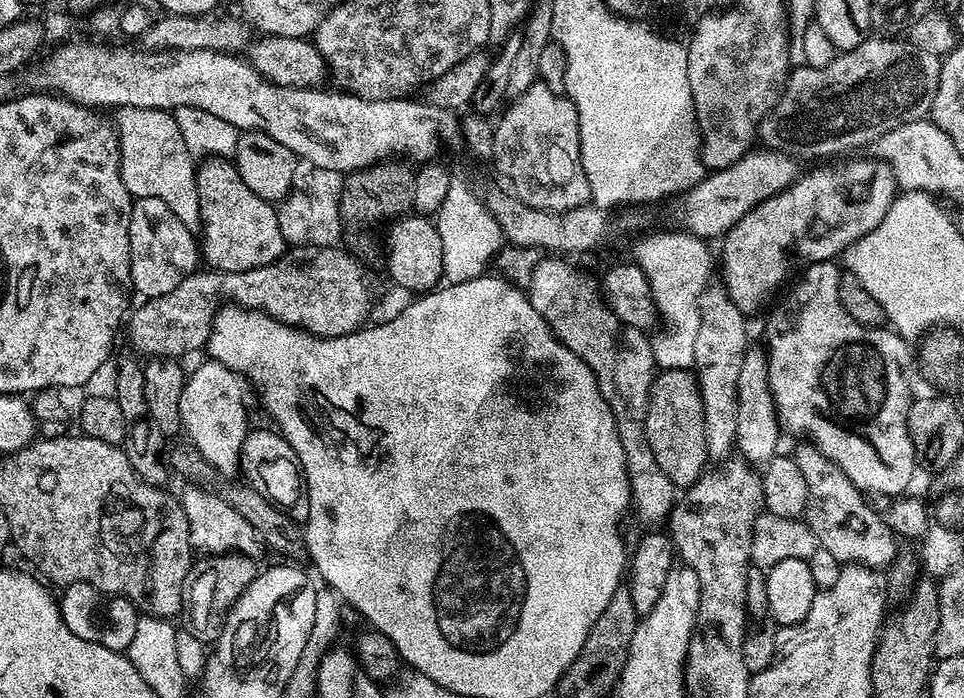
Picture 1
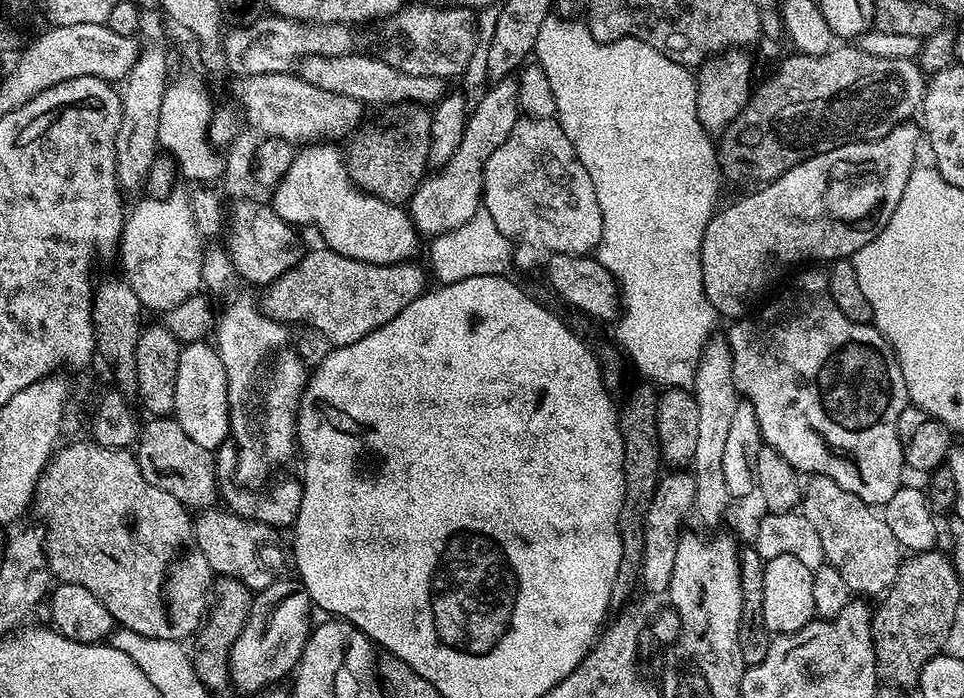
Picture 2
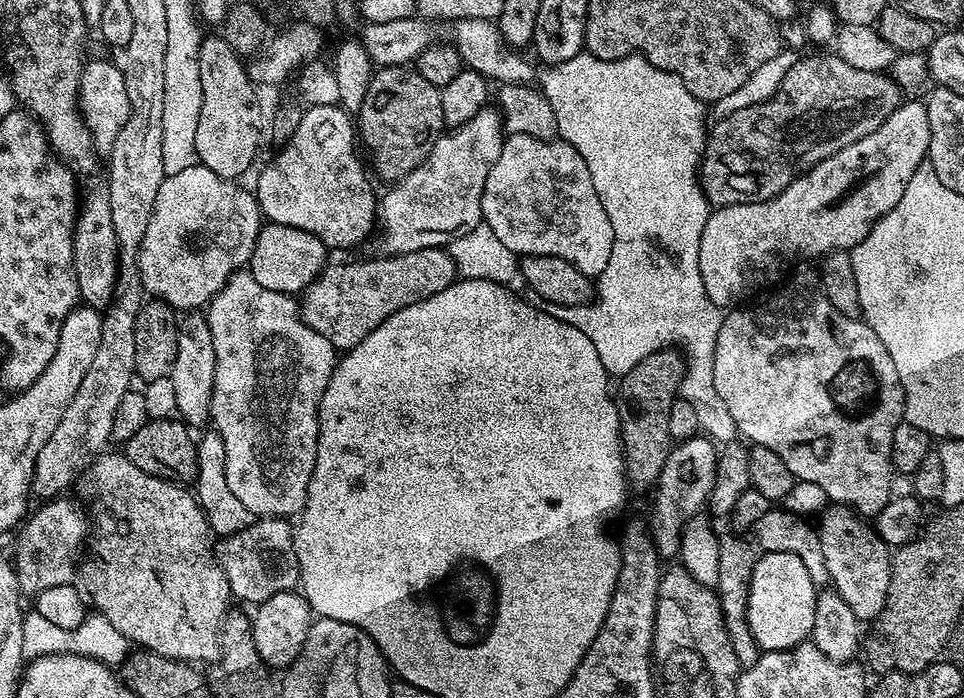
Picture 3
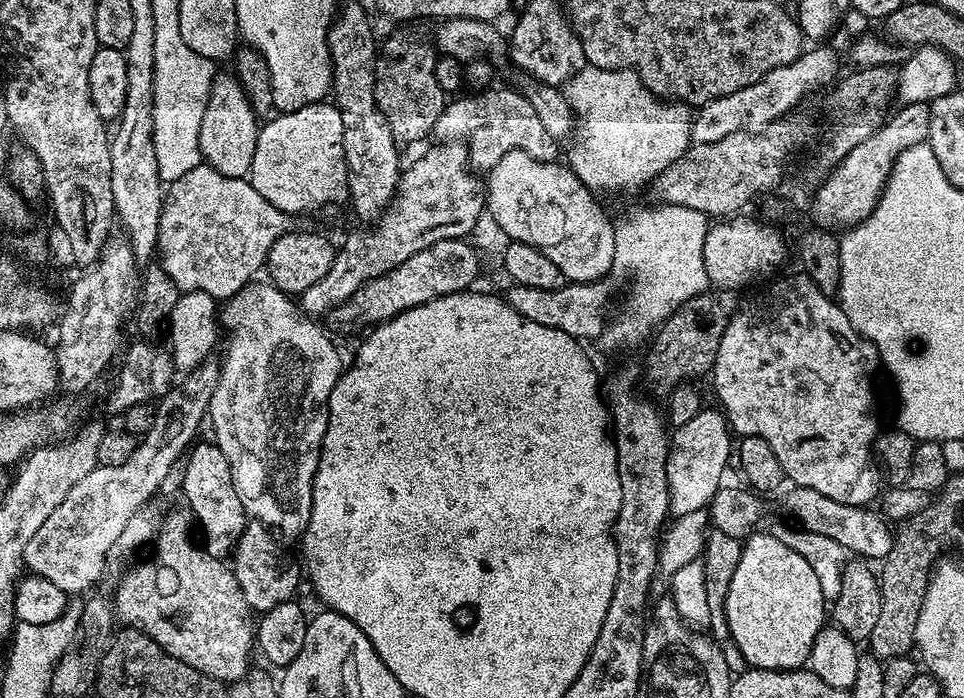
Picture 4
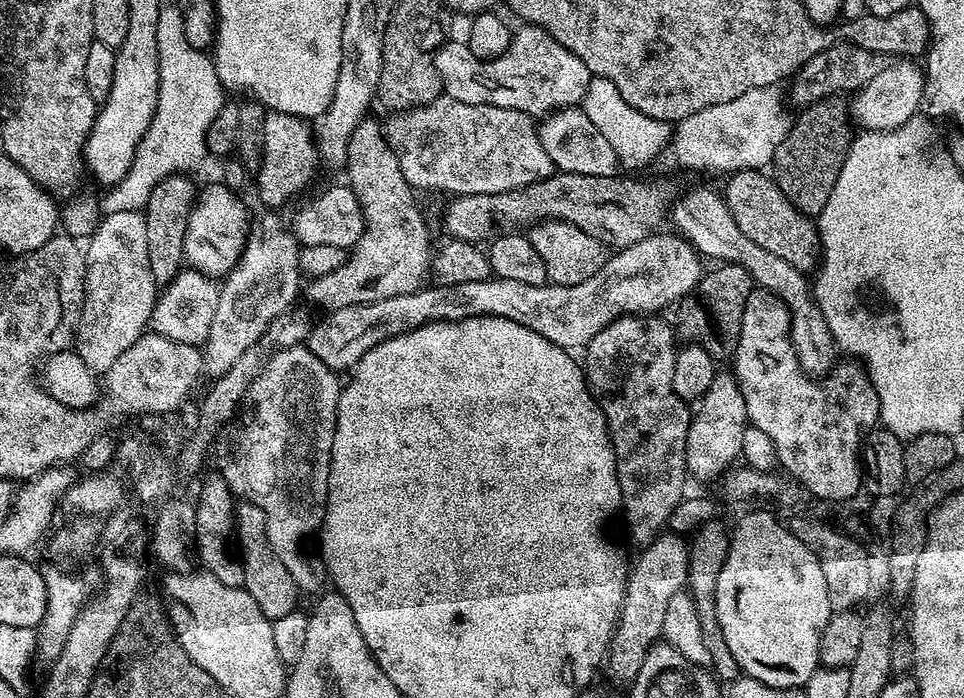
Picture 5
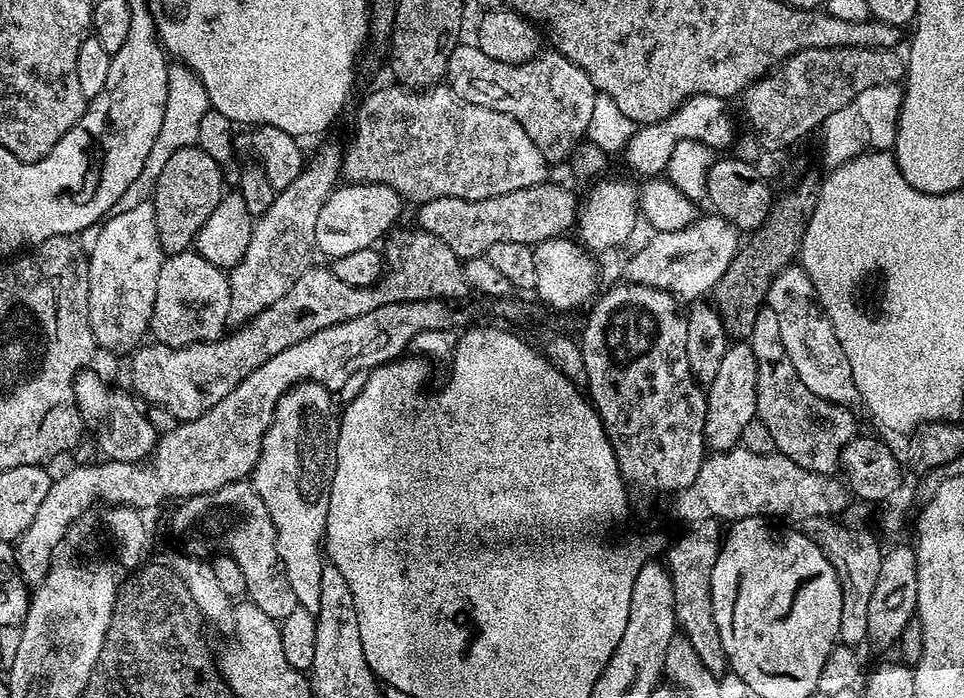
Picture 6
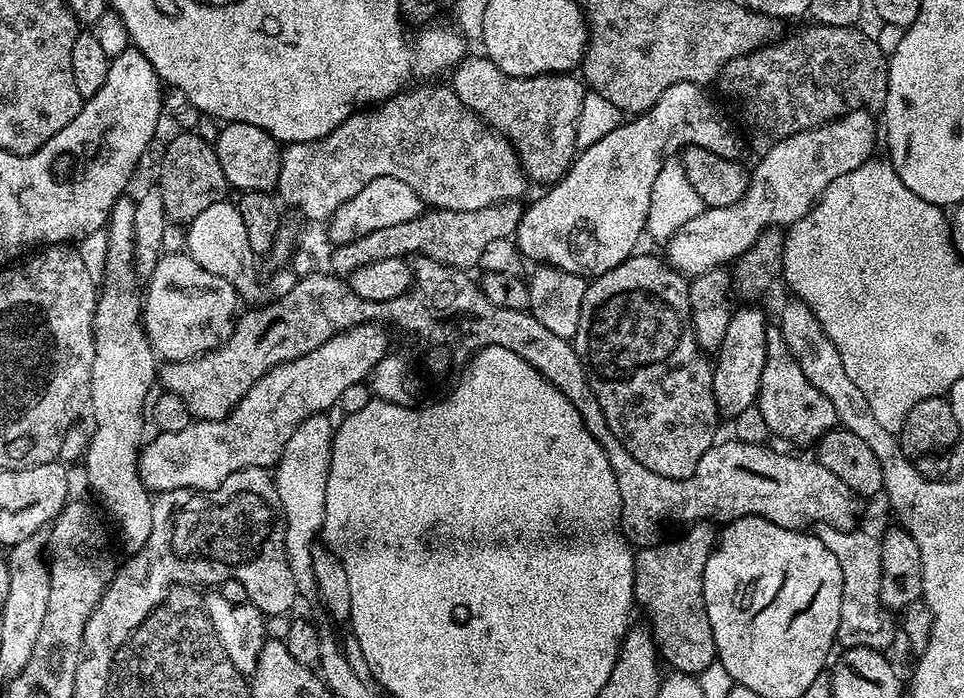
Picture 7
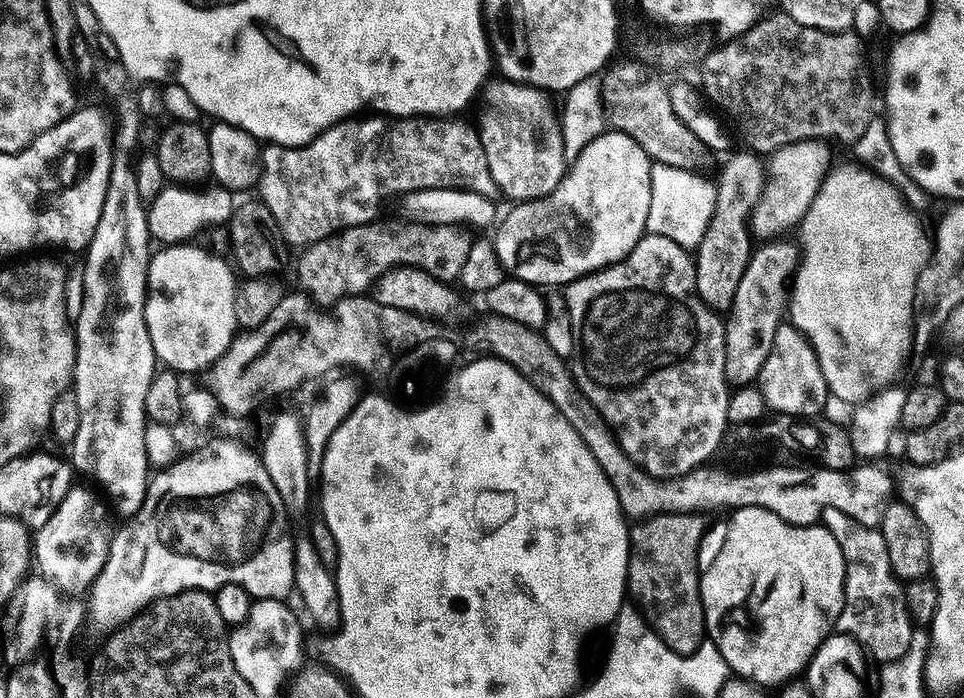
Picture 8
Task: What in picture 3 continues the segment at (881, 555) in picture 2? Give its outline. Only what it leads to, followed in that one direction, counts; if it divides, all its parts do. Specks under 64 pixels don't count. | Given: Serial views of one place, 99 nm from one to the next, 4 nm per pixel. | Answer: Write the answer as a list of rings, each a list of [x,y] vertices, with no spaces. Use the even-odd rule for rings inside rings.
[[[833,503],[819,513],[818,531],[822,542],[822,555],[826,557],[826,570],[831,587],[846,601],[846,606],[854,610],[861,622],[871,622],[884,609],[888,597],[888,587],[892,577],[892,552],[889,544],[879,536],[875,527],[867,519],[861,518],[853,509]]]

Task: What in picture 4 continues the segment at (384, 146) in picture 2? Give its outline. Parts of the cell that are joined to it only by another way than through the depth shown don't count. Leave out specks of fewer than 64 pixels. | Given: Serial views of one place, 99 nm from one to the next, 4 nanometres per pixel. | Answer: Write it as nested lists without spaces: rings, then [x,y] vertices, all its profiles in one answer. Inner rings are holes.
[[[396,32],[388,41],[381,43],[376,58],[376,105],[388,123],[392,136],[401,145],[416,144],[419,140],[431,137],[436,128],[438,118],[446,103],[446,94],[442,86],[438,86],[436,62],[438,52],[431,43],[428,44],[420,36],[412,32]]]

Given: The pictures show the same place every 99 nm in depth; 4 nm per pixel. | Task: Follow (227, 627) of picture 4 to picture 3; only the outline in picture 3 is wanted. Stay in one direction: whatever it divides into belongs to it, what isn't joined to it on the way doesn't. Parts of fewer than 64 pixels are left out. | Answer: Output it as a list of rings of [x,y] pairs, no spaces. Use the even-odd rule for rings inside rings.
[[[108,450],[97,456],[82,476],[82,484],[84,480],[84,492],[92,499],[90,520],[94,525],[95,535],[91,537],[90,545],[92,544],[92,552],[96,555],[96,560],[88,560],[85,564],[83,561],[79,565],[79,583],[82,585],[91,607],[103,614],[114,625],[114,630],[118,630],[118,634],[125,636],[133,645],[150,652],[157,652],[158,655],[165,656],[171,660],[183,660],[185,662],[208,660],[207,662],[215,662],[220,659],[222,629],[224,627],[225,617],[230,611],[230,605],[228,603],[233,603],[234,597],[230,590],[230,582],[226,582],[226,574],[216,560],[214,533],[208,527],[208,520],[204,515],[204,511],[197,503],[197,497],[187,487],[181,486],[171,479],[164,479],[163,476],[151,476],[149,473],[144,473],[138,466],[134,466],[133,462],[127,460],[123,451],[112,451]]]

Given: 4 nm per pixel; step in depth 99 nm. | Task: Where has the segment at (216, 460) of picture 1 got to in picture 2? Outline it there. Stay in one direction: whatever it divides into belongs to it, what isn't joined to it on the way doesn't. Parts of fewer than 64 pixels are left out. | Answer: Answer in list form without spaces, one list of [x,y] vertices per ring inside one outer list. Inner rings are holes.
[[[195,340],[194,343],[181,347],[174,408],[176,421],[199,445],[215,450],[229,439],[230,414],[226,370],[222,366],[222,358],[211,343]]]

